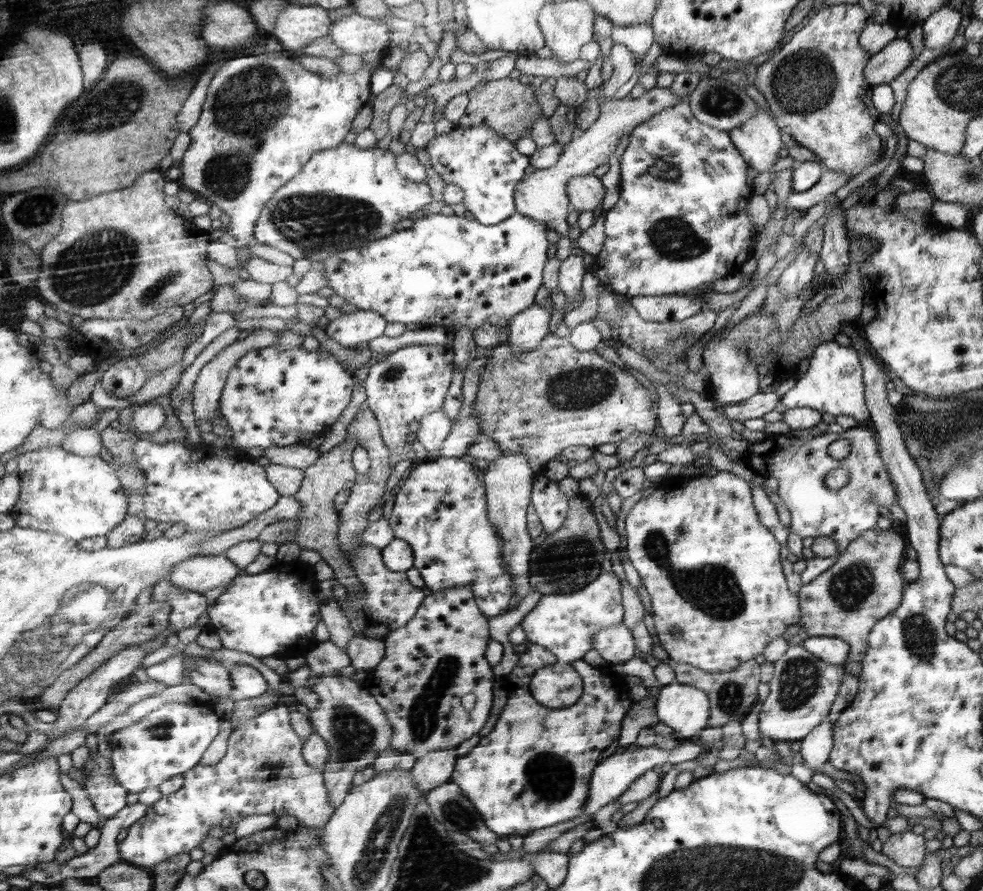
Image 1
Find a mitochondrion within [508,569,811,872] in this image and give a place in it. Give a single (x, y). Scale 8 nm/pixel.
(549, 775)

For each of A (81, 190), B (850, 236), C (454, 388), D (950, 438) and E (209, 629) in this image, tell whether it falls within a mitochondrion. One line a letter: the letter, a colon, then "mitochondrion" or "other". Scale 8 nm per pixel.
A: other
B: other
C: other
D: mitochondrion
E: other

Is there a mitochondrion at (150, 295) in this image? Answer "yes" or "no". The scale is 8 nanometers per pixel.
yes

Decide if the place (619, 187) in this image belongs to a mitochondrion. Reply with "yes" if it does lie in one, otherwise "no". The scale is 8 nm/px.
no

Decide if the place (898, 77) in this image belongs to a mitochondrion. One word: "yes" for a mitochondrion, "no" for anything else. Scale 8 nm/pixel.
no

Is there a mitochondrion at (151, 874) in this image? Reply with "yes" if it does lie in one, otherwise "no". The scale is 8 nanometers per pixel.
no

